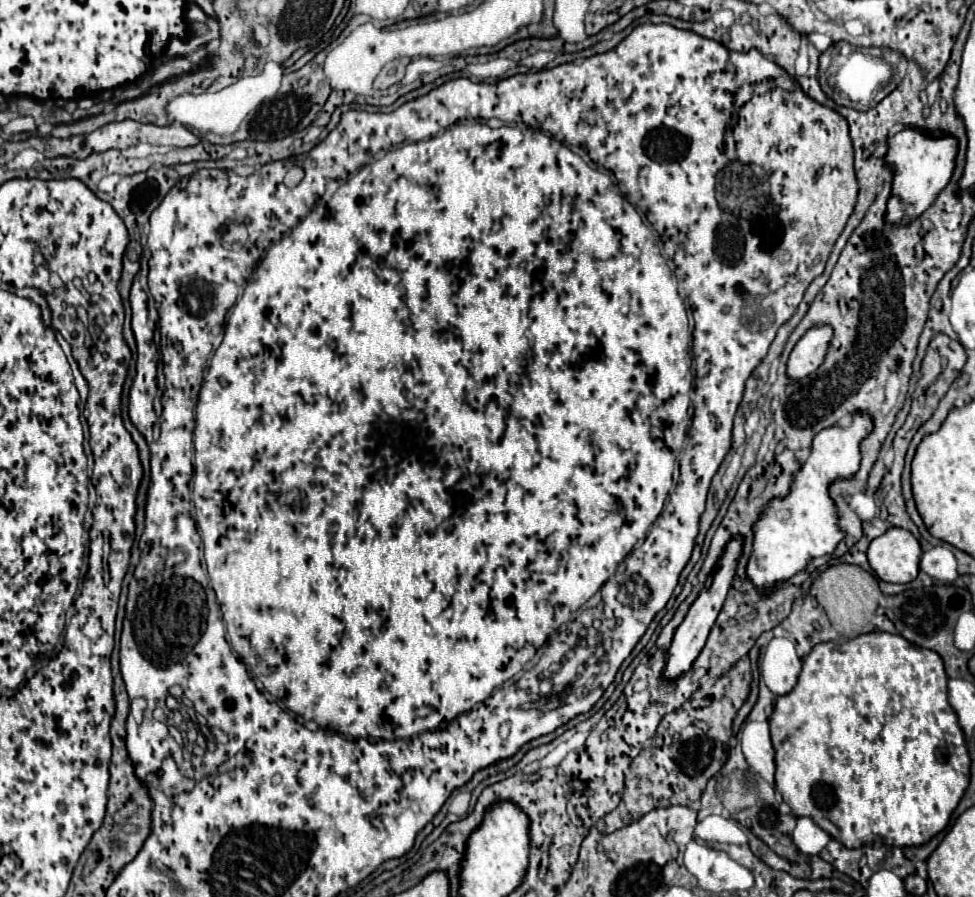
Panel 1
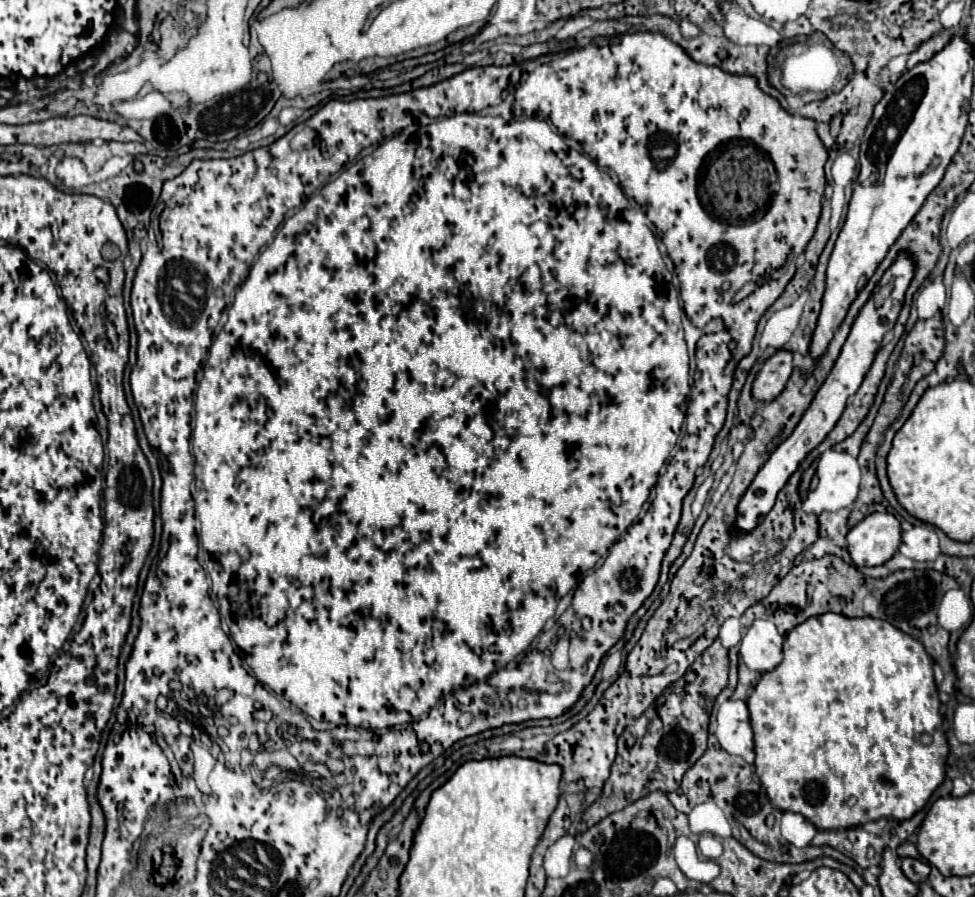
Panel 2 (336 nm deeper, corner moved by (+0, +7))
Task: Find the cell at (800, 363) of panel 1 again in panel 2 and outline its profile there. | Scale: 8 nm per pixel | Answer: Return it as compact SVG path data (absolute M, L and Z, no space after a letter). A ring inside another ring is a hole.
M779 349L773 357L769 357L759 371L753 383L753 397L761 401L775 399L787 385L793 373L793 353Z

